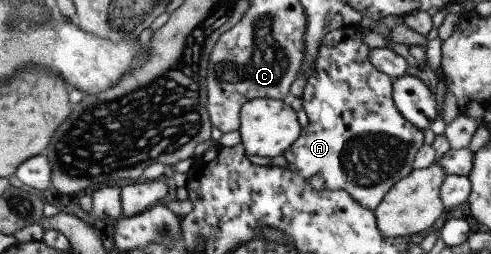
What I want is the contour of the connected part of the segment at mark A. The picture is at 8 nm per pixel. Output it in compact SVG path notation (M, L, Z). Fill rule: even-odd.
M352 23L349 26L332 30L322 38L316 62L312 68L312 72L309 72L301 97L301 100L303 100L303 110L305 110L308 116L309 124L302 128L301 135L297 138L297 142L295 142L295 144L293 144L293 146L282 155L289 163L289 171L299 175L299 177L306 178L308 181L312 176L322 176L325 180L325 189L345 190L345 193L349 193L349 196L359 202L359 204L365 207L365 209L373 210L384 200L385 194L389 192L389 189L396 182L399 182L401 178L405 178L415 170L412 166L413 160L415 159L417 152L425 145L425 142L424 130L417 128L406 118L403 118L399 110L397 110L397 107L394 105L392 97L393 76L377 70L377 68L368 61L368 56L373 48L369 48L366 44L363 44L363 37L369 32L372 32L372 30L369 27L365 27L362 23Z

